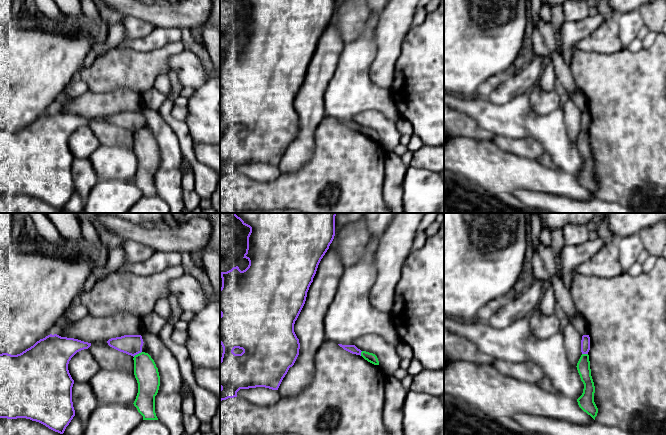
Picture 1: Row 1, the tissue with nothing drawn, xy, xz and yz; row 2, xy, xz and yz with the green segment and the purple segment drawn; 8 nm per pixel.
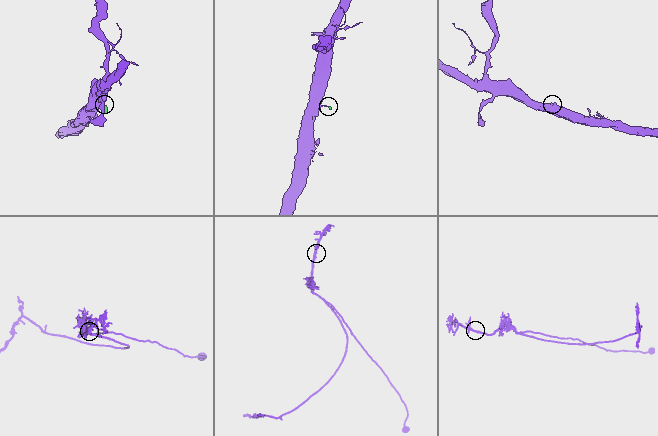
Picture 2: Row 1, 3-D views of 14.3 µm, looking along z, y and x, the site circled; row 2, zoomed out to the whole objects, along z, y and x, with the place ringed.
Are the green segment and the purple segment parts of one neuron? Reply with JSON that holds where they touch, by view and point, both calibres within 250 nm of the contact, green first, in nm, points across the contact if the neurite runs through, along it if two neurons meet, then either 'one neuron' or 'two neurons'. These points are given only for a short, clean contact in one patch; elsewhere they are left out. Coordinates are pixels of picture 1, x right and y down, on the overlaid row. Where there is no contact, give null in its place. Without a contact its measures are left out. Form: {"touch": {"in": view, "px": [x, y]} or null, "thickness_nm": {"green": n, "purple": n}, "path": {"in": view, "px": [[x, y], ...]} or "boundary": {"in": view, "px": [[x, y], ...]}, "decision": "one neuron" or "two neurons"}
{"touch": {"in": "xy", "px": [137, 354]}, "thickness_nm": {"green": 190, "purple": 160}, "boundary": {"in": "xy", "px": [[141, 351], [133, 356]]}, "decision": "two neurons"}

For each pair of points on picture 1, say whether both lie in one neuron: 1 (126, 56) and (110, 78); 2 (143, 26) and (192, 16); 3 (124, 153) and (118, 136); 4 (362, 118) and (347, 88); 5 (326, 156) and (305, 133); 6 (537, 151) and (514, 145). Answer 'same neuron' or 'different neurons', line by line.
1: same neuron
2: different neurons
3: different neurons
4: different neurons
5: different neurons
6: same neuron

